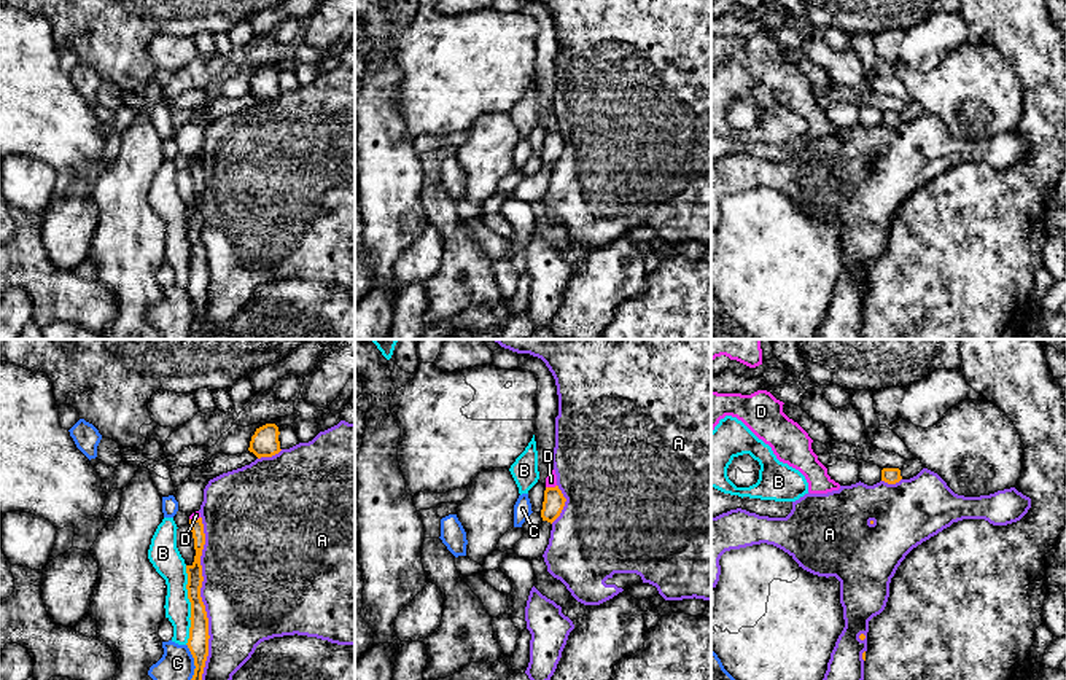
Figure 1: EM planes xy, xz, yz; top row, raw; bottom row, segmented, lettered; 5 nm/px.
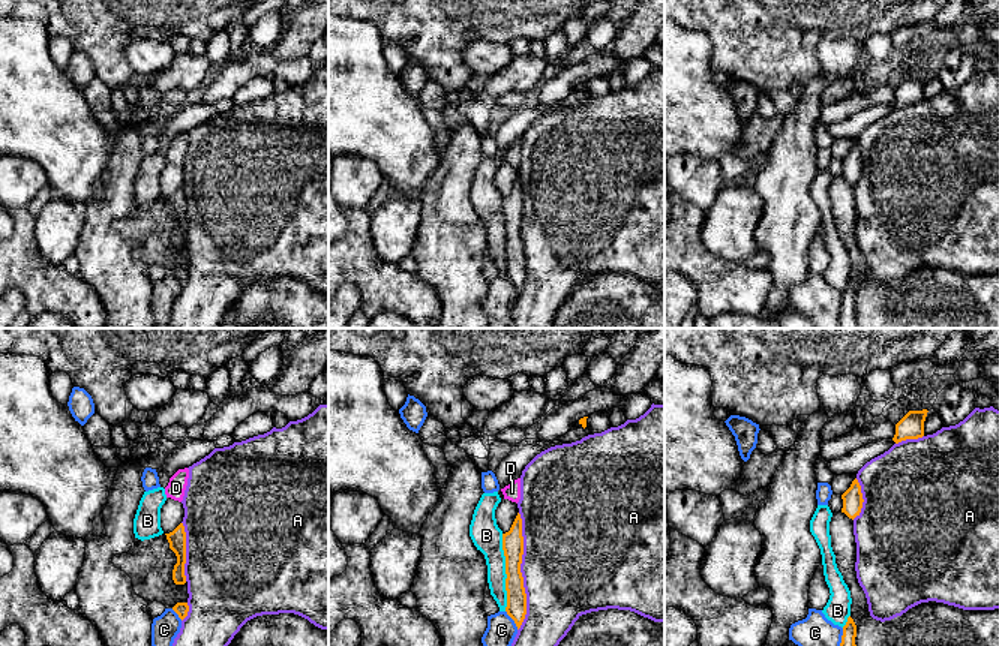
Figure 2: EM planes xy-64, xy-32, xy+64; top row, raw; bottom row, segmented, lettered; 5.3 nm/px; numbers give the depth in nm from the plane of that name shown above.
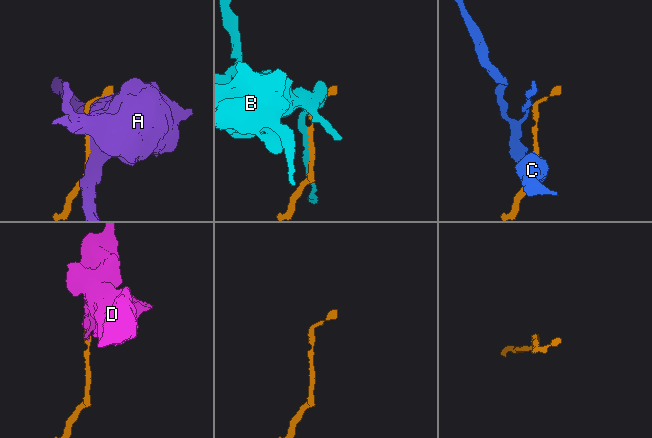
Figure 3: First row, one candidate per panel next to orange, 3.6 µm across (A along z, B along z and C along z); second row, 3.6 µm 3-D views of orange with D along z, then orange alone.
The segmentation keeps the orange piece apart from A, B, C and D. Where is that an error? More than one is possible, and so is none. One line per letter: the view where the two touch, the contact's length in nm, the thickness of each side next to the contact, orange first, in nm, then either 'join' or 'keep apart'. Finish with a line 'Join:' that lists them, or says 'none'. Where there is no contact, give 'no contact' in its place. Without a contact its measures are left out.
A: meets orange in xy; contact 800 nm long; 110 nm thick on the orange side, 480 nm on the other; keep apart
B: meets orange in xy; contact 400 nm long; 110 nm thick on the orange side, 150 nm on the other; keep apart
C: meets orange in xy; contact 190 nm long; 110 nm thick on the orange side, 170 nm on the other; keep apart
D: meets orange in xz; contact 60 nm long; 110 nm thick on the orange side, 60 nm on the other; keep apart
Join: none

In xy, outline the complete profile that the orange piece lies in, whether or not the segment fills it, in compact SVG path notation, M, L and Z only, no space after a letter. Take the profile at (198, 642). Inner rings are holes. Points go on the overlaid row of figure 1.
M202 518L199 519L189 519L189 527L194 538L194 562L191 565L186 565L188 573L188 599L191 602L191 627L189 627L189 639L188 639L188 648L194 658L194 675L191 680L202 680L205 661L208 656L208 618L205 612L205 605L200 597L200 588L202 588L202 565L200 565L200 556L205 545L205 533L204 533L204 524Z

